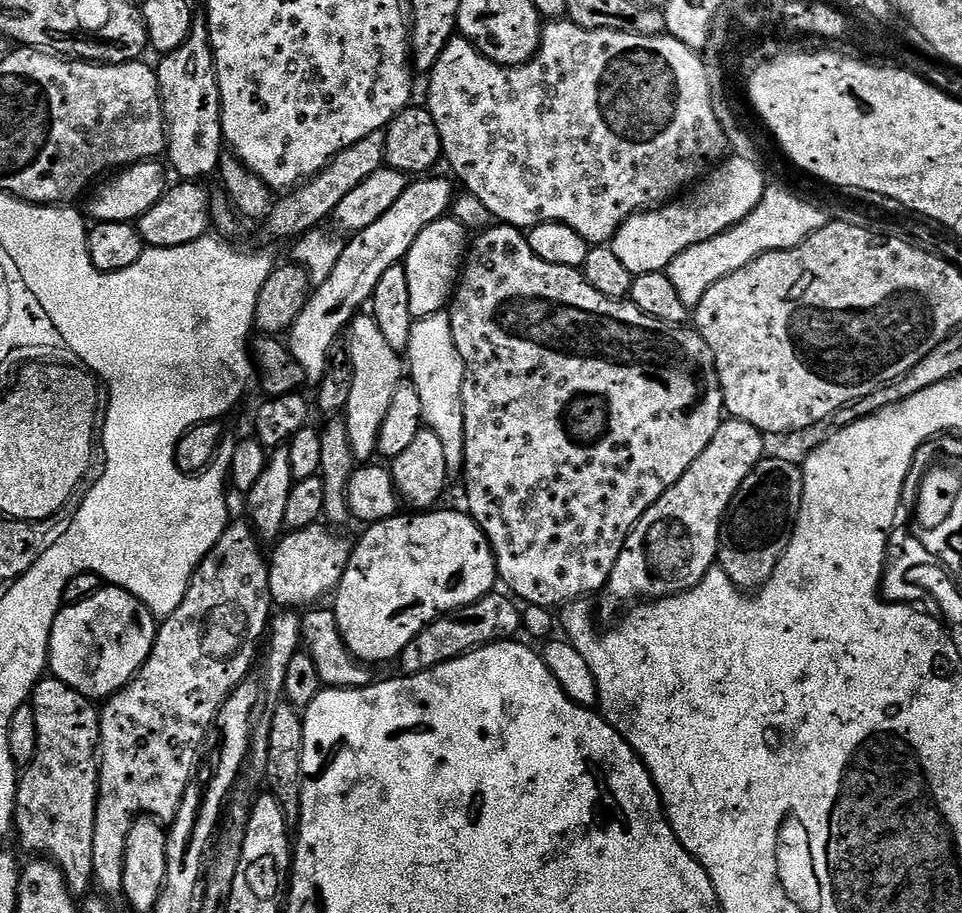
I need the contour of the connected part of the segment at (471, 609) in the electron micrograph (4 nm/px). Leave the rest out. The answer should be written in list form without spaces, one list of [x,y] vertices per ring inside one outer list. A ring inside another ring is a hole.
[[[493,590],[487,596],[478,598],[468,606],[462,606],[453,612],[440,616],[430,626],[411,639],[406,650],[398,657],[399,671],[406,676],[422,674],[442,662],[450,662],[462,654],[472,652],[487,644],[496,644],[499,640],[511,640],[522,628],[522,612],[517,601],[511,595],[500,590]],[[504,595],[504,596],[503,596]]]

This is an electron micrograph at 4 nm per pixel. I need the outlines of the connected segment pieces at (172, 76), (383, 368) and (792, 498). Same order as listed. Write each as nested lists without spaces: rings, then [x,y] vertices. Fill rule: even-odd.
[[[193,19],[186,42],[182,42],[178,50],[163,53],[159,60],[160,64],[157,63],[155,69],[160,87],[160,100],[164,103],[164,123],[168,129],[166,160],[172,164],[180,163],[176,168],[177,174],[180,175],[177,177],[196,182],[201,179],[200,172],[192,163],[195,160],[215,161],[226,148],[220,117],[216,63],[212,57],[207,19]]]
[[[360,314],[349,323],[346,329],[348,349],[346,355],[352,363],[352,385],[348,407],[342,413],[342,419],[350,430],[350,450],[354,450],[357,461],[368,462],[377,455],[378,434],[382,430],[382,418],[390,410],[390,398],[405,375],[406,368],[402,363],[401,353],[390,350],[378,322],[371,314]]]
[[[769,455],[759,460],[746,474],[742,486],[734,494],[724,515],[724,525],[720,528],[720,549],[716,555],[718,567],[724,571],[741,590],[758,590],[772,577],[786,546],[792,537],[796,519],[802,506],[804,493],[804,473],[799,463],[791,464],[780,456]]]

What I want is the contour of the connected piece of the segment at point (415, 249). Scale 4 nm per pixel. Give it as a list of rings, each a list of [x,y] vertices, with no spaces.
[[[453,218],[430,222],[430,226],[426,226],[422,234],[418,234],[414,246],[410,246],[403,261],[406,283],[410,286],[410,314],[414,318],[432,316],[435,312],[445,311],[449,307],[469,244],[469,233],[459,220]]]

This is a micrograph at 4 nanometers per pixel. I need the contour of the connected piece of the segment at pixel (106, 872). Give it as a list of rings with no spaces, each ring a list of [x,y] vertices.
[[[233,519],[229,523],[228,527],[224,529],[222,538],[218,538],[218,542],[214,542],[210,554],[206,554],[206,558],[202,558],[202,562],[197,566],[196,573],[192,575],[192,581],[188,583],[186,598],[182,598],[182,606],[178,606],[178,610],[174,610],[174,614],[163,617],[162,623],[157,627],[156,641],[150,650],[150,658],[146,658],[146,662],[140,667],[136,677],[122,691],[115,692],[114,695],[103,701],[102,707],[99,709],[100,746],[98,749],[98,763],[100,766],[100,784],[98,786],[98,798],[96,799],[96,817],[94,818],[94,870],[92,871],[92,879],[95,887],[97,889],[100,887],[101,890],[99,889],[99,891],[105,897],[119,897],[123,893],[124,847],[126,846],[126,838],[132,829],[132,823],[139,816],[151,818],[157,822],[170,822],[176,817],[176,811],[184,797],[184,791],[187,790],[189,784],[193,783],[194,777],[197,775],[196,763],[200,760],[200,747],[203,746],[208,731],[210,733],[213,731],[217,712],[224,705],[229,694],[244,679],[249,677],[251,672],[248,671],[251,670],[252,663],[255,660],[257,663],[258,645],[265,639],[268,622],[274,612],[274,601],[270,594],[270,578],[268,577],[268,560],[266,559],[266,552],[263,552],[260,547],[262,547],[261,541],[247,519]]]

